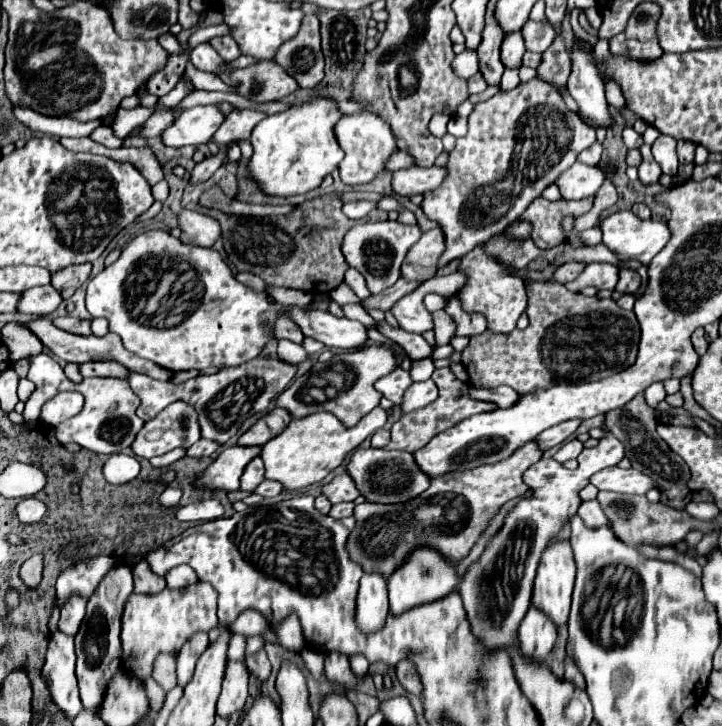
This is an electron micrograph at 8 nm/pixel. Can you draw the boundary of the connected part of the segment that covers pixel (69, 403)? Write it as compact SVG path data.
M59 392L51 400L47 400L41 408L41 420L57 426L59 422L79 414L83 408L83 396L79 392Z

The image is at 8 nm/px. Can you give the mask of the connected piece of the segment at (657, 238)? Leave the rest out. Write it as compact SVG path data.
M621 210L611 214L601 224L603 244L619 260L639 260L643 266L649 266L655 254L671 238L671 230L661 220L641 220L631 210Z

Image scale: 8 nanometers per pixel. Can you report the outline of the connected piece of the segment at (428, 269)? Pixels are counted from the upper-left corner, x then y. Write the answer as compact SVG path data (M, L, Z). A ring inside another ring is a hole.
M433 228L421 236L421 240L407 252L403 260L401 276L409 280L429 280L437 274L437 260L445 250L441 228Z

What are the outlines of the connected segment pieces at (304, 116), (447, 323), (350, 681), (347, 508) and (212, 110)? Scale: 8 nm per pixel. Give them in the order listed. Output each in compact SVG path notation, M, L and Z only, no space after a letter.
M313 98L311 102L267 116L251 134L253 156L247 164L247 178L267 196L291 198L315 190L343 160L343 150L333 134L333 126L339 118L341 112L329 98Z
M439 310L433 314L434 333L437 334L437 346L443 346L443 344L449 344L449 340L453 338L457 326L453 322L453 318L445 312L445 310Z
M330 652L325 656L325 675L331 681L337 681L355 687L363 681L364 676L353 674L349 658L338 652Z
M353 502L335 504L335 506L329 510L329 516L331 516L331 518L347 518L347 516L353 516L353 508L355 508Z
M195 106L175 118L173 126L167 128L161 138L167 146L201 146L211 142L215 130L223 124L225 114L217 106Z

